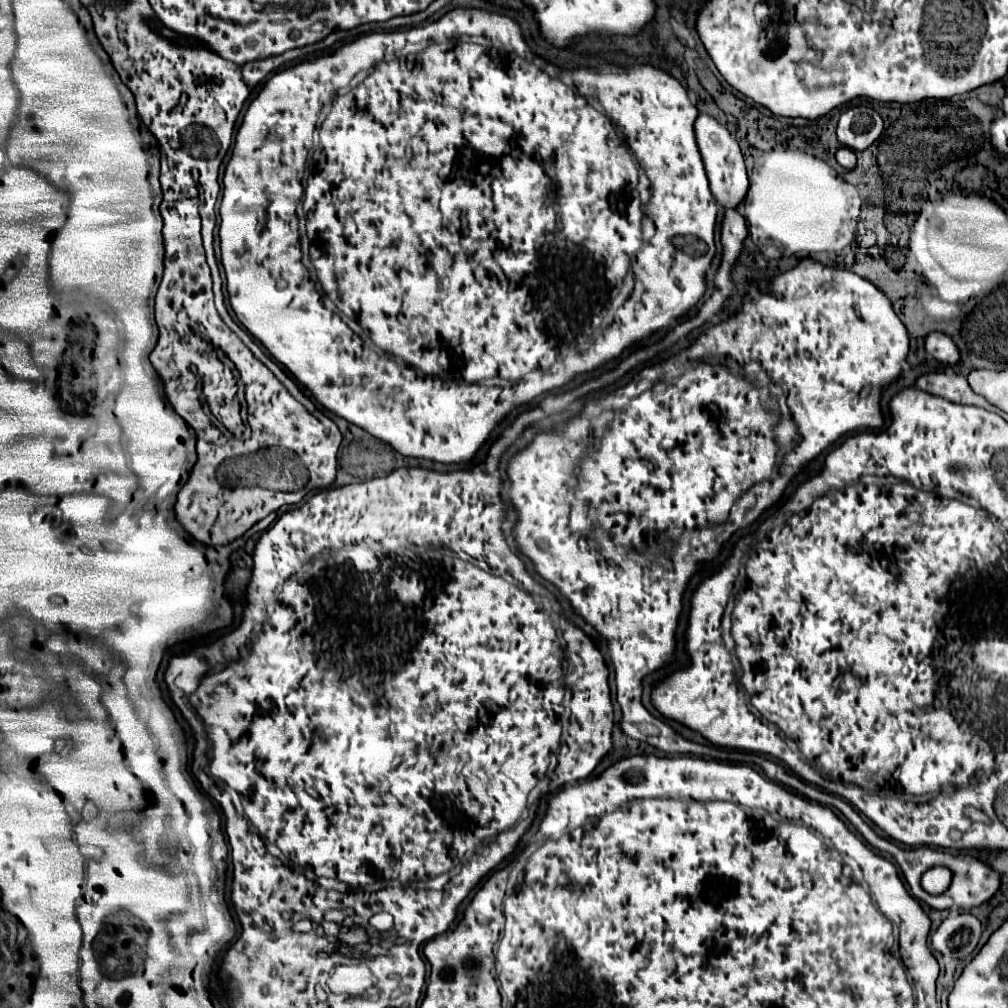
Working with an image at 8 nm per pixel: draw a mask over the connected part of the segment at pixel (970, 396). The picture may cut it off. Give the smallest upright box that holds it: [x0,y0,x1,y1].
[915,372,1001,412]

